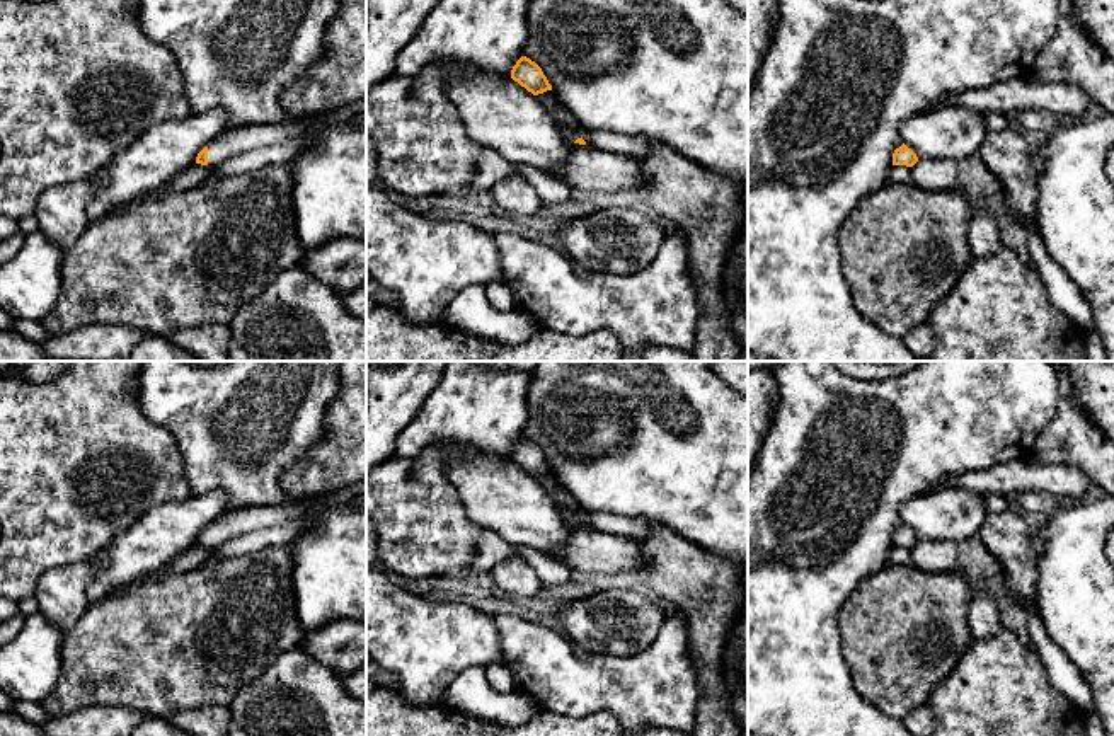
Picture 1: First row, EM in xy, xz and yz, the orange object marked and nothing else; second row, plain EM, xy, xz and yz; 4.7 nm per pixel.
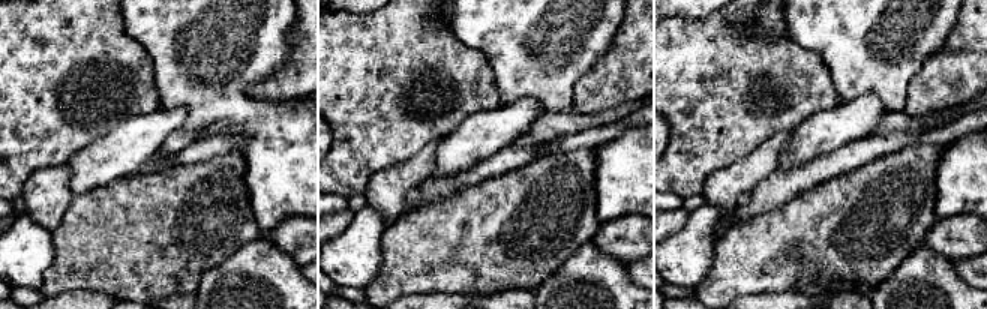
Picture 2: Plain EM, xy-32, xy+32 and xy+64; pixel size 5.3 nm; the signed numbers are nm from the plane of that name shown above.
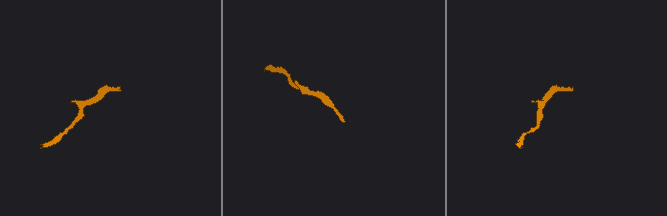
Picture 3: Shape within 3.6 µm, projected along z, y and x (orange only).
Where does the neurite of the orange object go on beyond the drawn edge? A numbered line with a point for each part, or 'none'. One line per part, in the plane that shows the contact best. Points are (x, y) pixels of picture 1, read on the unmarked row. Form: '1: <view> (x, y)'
1: xy (237, 522)

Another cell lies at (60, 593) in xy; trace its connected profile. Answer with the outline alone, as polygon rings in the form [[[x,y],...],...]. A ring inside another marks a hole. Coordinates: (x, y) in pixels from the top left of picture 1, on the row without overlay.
[[[89,557],[61,567],[46,571],[34,589],[39,613],[61,634],[73,629],[87,610],[87,586],[97,569],[97,562]]]

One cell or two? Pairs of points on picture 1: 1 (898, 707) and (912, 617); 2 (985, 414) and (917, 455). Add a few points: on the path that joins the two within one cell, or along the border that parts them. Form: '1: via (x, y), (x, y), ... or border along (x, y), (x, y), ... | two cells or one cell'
1: via (898, 685), (900, 639) | one cell
2: via (968, 414), (959, 414), (934, 438) | one cell

